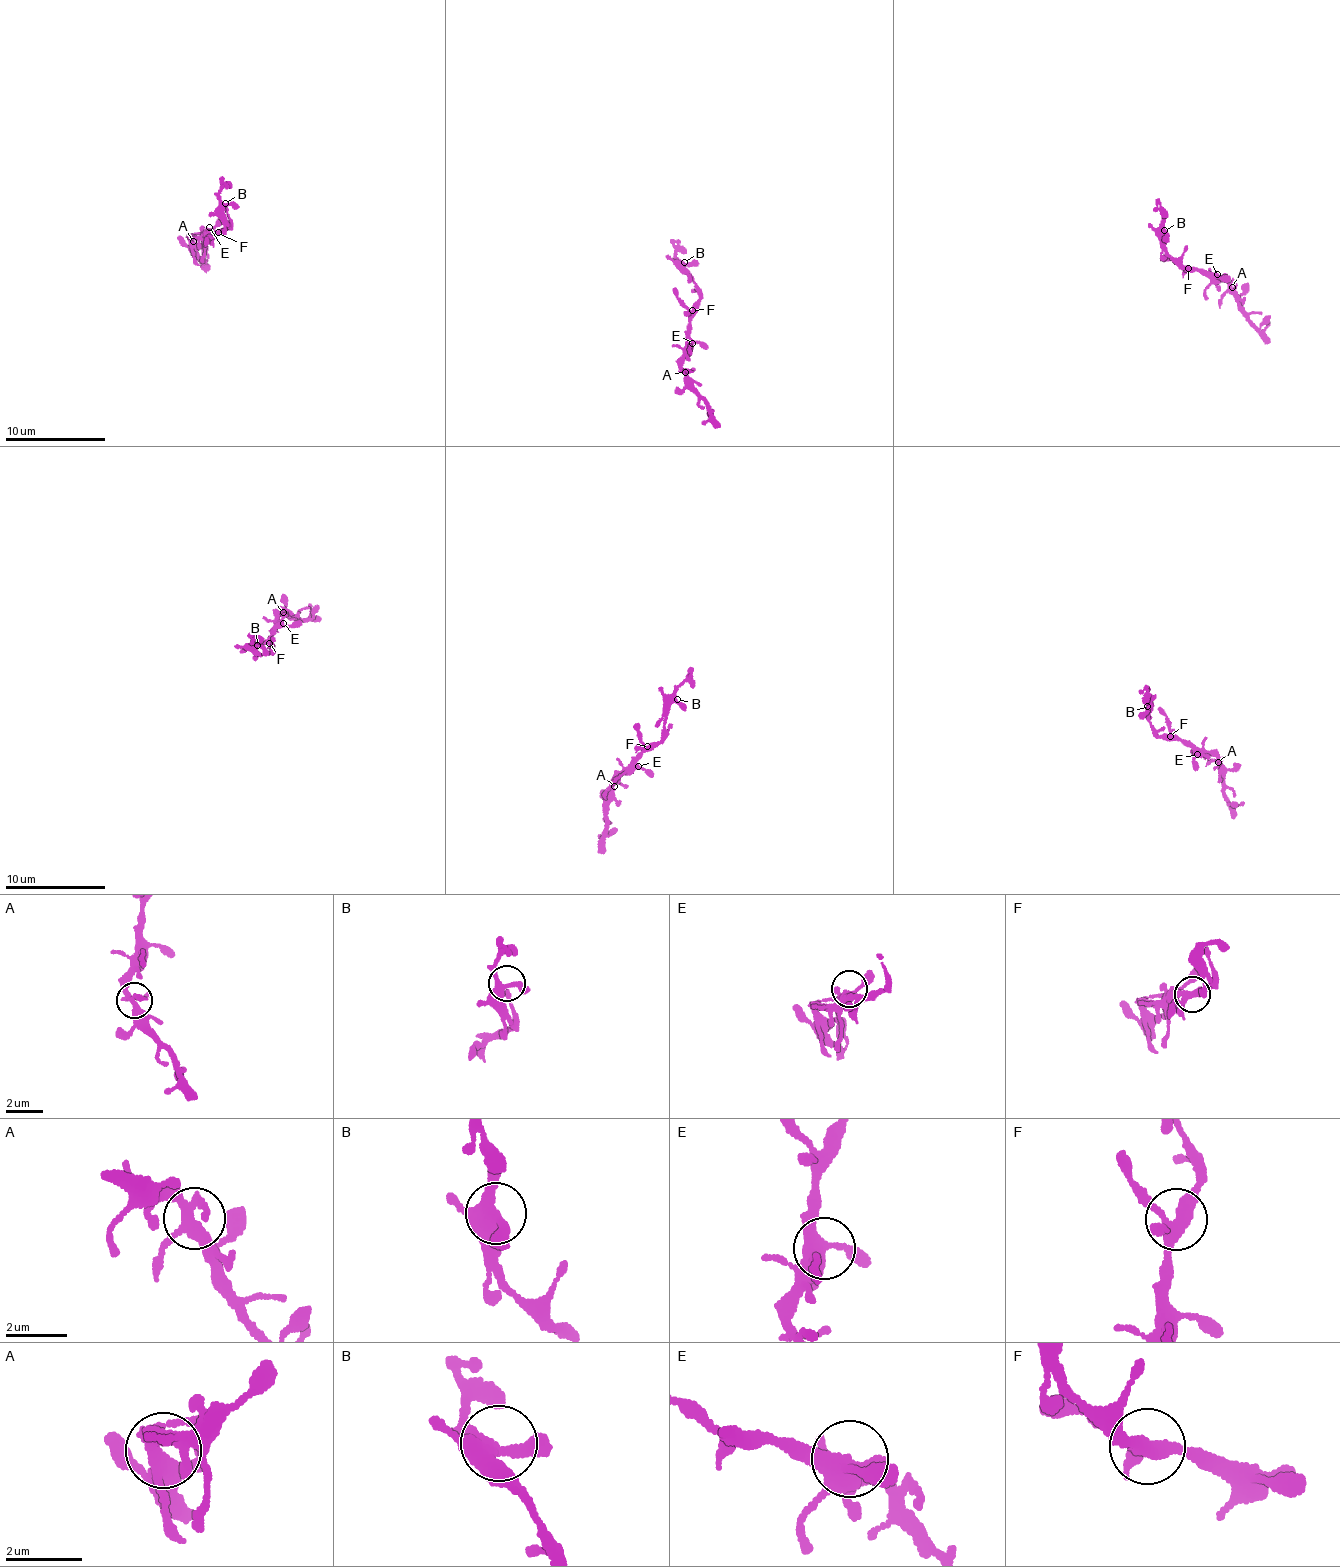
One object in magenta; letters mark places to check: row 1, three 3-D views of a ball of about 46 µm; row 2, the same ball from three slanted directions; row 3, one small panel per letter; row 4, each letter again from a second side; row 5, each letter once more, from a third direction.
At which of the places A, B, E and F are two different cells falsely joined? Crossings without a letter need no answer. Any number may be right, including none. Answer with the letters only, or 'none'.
none

